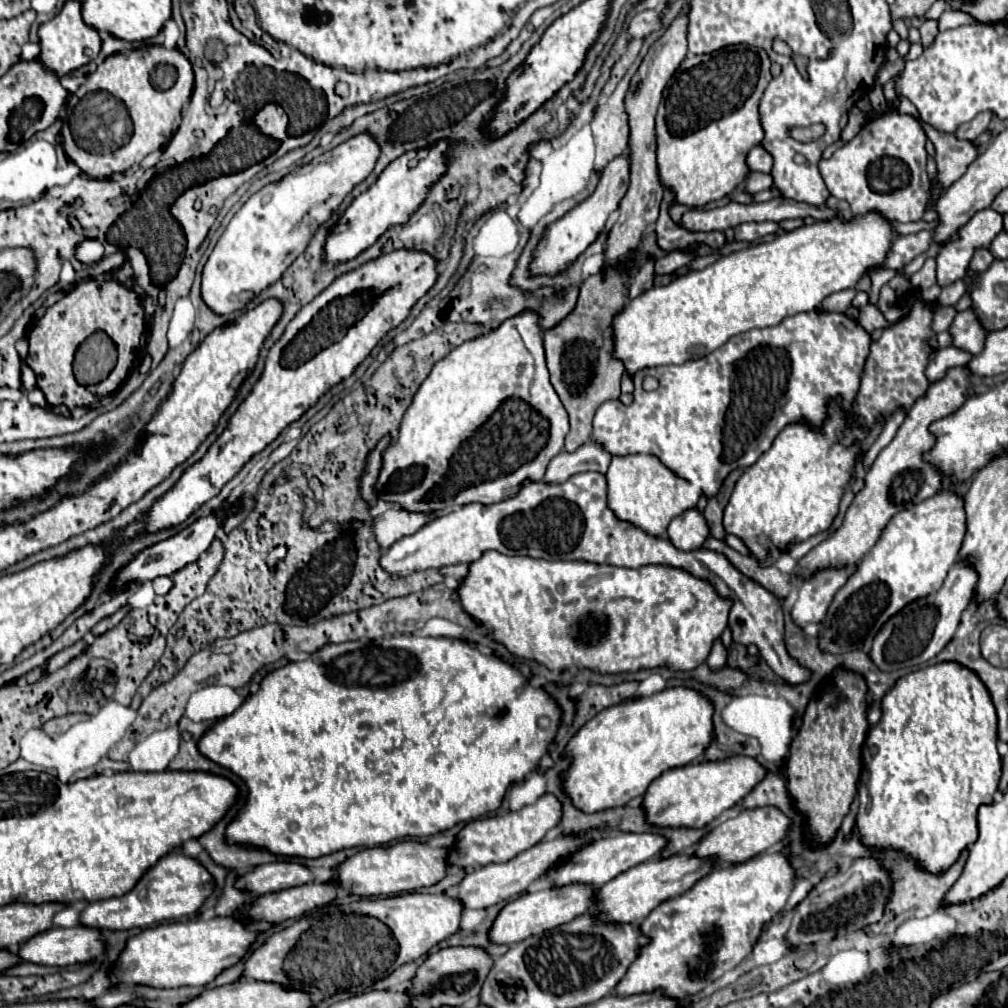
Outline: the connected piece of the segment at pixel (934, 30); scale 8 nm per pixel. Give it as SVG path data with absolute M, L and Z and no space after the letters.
M934 19L924 21L922 27L920 27L920 43L922 43L922 47L928 49L934 43L936 35L938 35L938 21L934 21Z

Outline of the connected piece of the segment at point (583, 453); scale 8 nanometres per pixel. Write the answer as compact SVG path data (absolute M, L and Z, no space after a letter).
M592 437L590 441L582 443L572 453L568 453L568 451L558 453L550 461L550 465L546 469L546 475L544 475L544 481L560 483L560 481L566 481L570 475L582 473L582 471L606 473L610 461L612 461L612 455L600 443L596 443L594 437Z

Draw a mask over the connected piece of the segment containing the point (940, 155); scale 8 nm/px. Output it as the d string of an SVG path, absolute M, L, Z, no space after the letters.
M922 123L922 127L924 127L928 139L936 147L938 179L944 185L944 189L948 189L956 179L960 179L966 173L968 165L978 157L980 147L970 141L938 133L936 129L932 129L926 123Z

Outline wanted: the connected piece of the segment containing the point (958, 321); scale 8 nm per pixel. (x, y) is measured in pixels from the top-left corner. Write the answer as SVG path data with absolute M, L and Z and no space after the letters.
M966 309L956 315L954 323L950 325L950 333L954 337L956 347L978 355L984 349L984 341L990 331L984 327L974 309Z

